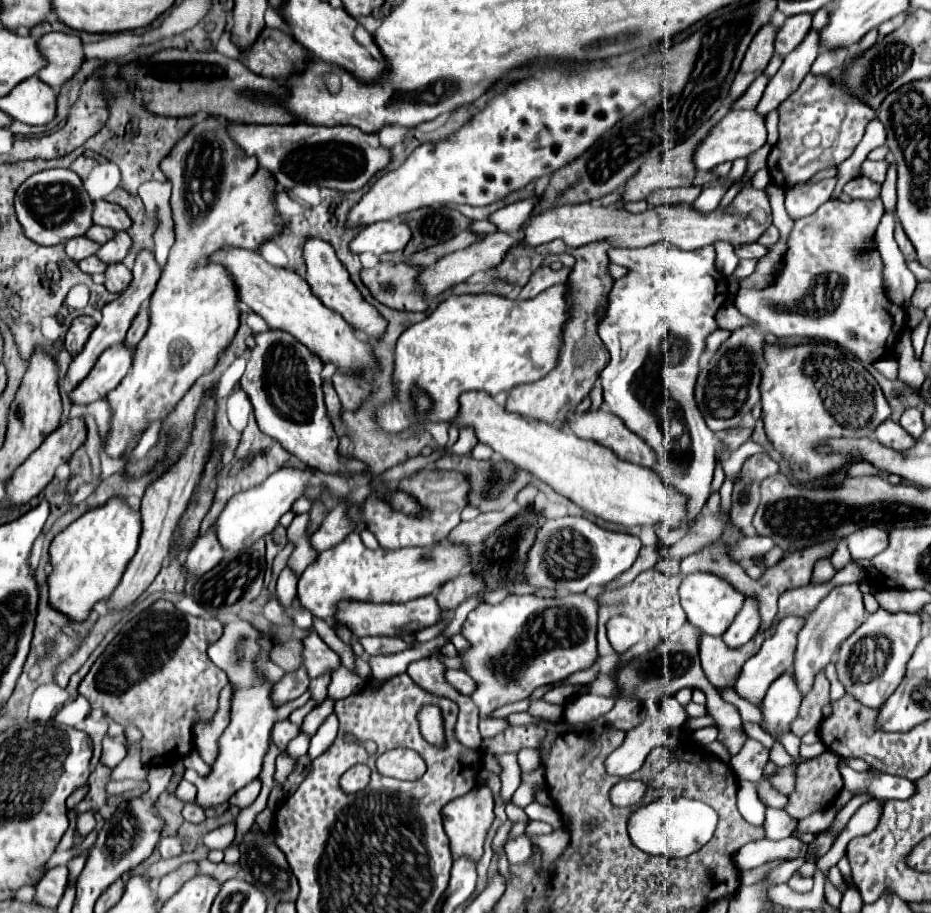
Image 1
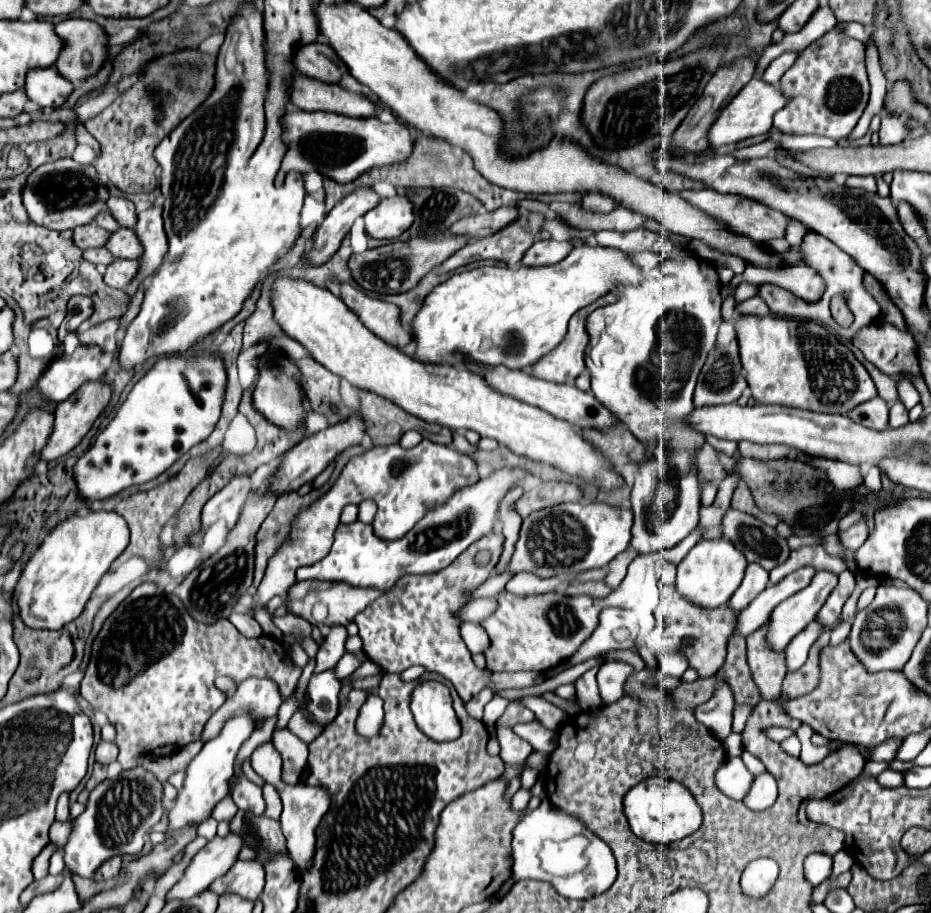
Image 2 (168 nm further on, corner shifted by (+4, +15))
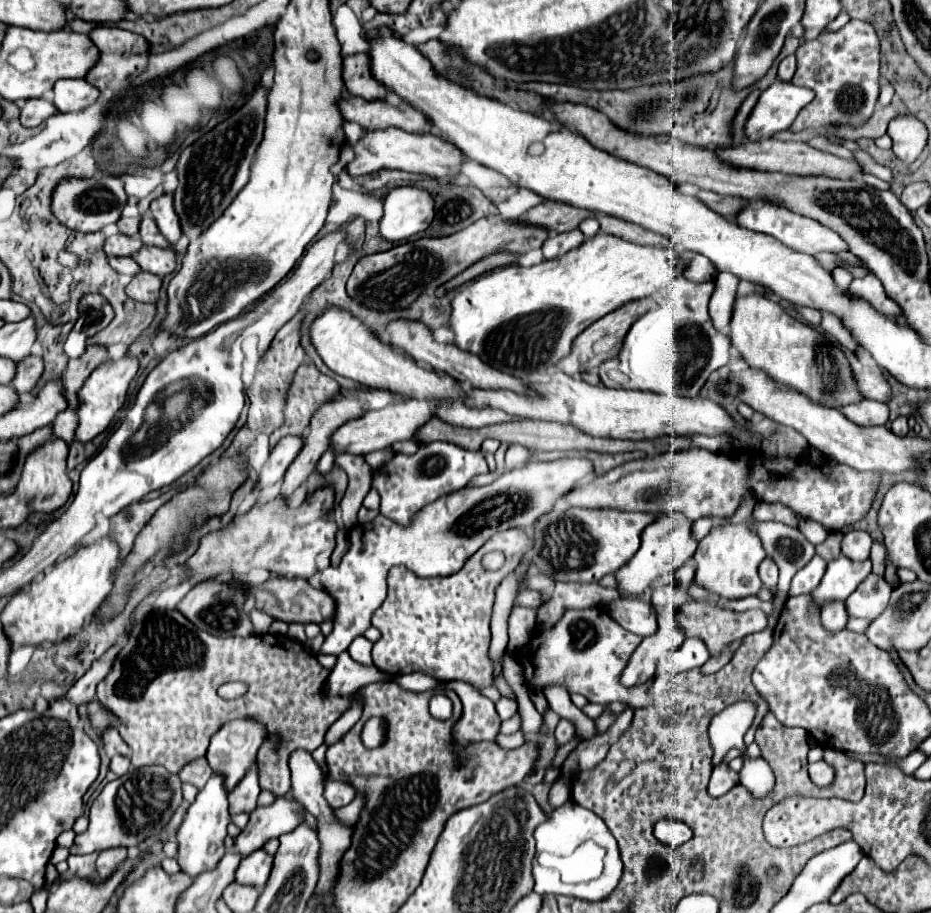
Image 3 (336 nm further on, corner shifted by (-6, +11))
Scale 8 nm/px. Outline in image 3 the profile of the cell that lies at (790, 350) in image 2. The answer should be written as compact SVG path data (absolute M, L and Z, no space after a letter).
M758 292L738 296L730 320L730 340L750 366L764 370L776 382L796 388L818 404L840 408L862 400L842 350L832 346L818 330L786 314L774 298L764 298Z

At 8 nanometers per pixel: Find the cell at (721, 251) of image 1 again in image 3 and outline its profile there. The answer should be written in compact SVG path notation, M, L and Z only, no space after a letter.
M798 308L798 312L802 314L804 322L810 324L812 328L818 328L820 322L822 322L822 314L818 310L810 310L810 308Z

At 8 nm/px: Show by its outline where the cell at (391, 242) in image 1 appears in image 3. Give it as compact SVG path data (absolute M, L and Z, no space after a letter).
M398 186L384 200L380 234L390 242L398 242L426 230L432 218L434 198L426 190L416 186Z

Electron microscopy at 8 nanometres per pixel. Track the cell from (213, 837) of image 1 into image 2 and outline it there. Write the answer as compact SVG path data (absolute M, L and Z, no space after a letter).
M209 818L198 826L197 835L212 840L216 836L217 826L218 822L213 818Z

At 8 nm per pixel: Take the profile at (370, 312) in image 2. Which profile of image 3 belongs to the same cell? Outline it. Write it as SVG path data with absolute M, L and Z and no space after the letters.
M396 320L390 326L386 326L388 338L392 346L398 346L402 350L406 350L406 354L410 354L420 366L432 366L436 372L446 372L450 376L454 376L460 382L470 382L476 388L484 388L484 390L496 390L496 388L510 388L516 392L530 392L526 388L526 384L506 372L500 372L496 368L490 368L488 364L484 364L476 354L464 352L458 346L446 346L446 344L438 344L432 336L432 332L422 324L422 322L412 322L412 320Z

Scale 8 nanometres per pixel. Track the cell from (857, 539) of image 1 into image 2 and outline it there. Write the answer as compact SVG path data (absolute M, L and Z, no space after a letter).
M860 520L860 522L852 524L844 534L840 534L840 540L850 552L854 552L858 546L864 544L866 536L868 536L868 524L866 524L866 520Z

